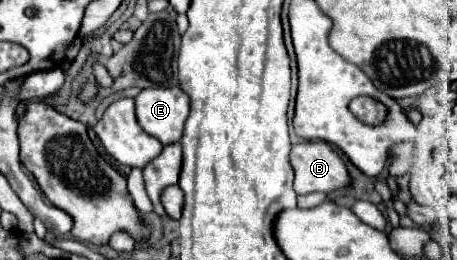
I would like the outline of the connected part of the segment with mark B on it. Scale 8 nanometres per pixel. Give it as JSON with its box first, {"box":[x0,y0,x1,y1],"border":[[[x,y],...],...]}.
{"box":[291,142,351,194],"border":[[[301,142],[291,148],[291,164],[295,170],[295,192],[331,194],[351,184],[345,162],[331,150],[327,142]]]}

